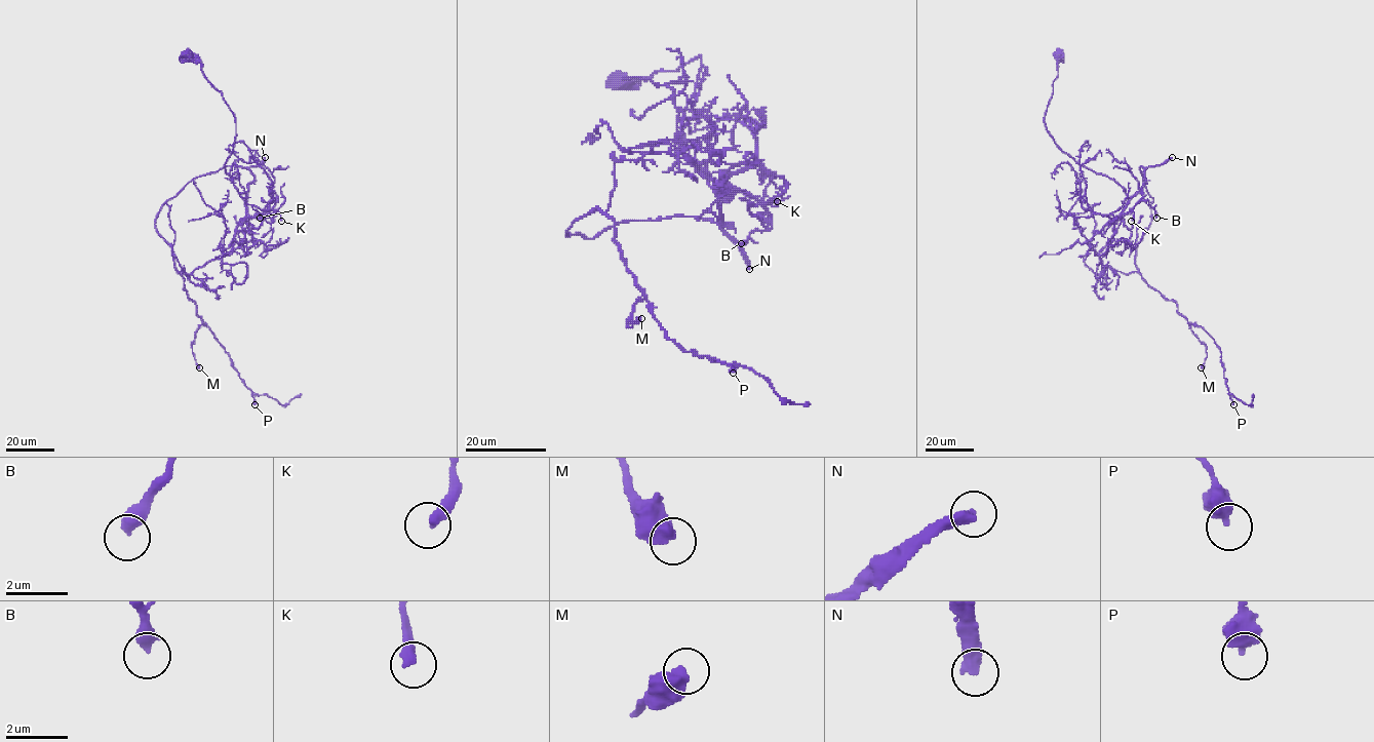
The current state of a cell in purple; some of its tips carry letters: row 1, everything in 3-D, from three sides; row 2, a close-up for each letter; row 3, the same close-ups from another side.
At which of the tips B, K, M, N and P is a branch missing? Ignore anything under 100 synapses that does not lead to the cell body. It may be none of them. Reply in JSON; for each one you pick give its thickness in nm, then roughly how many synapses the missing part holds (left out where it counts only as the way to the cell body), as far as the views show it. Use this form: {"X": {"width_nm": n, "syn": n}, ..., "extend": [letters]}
{"N": {"width_nm": 440, "syn": 400}, "extend": ["N"]}

